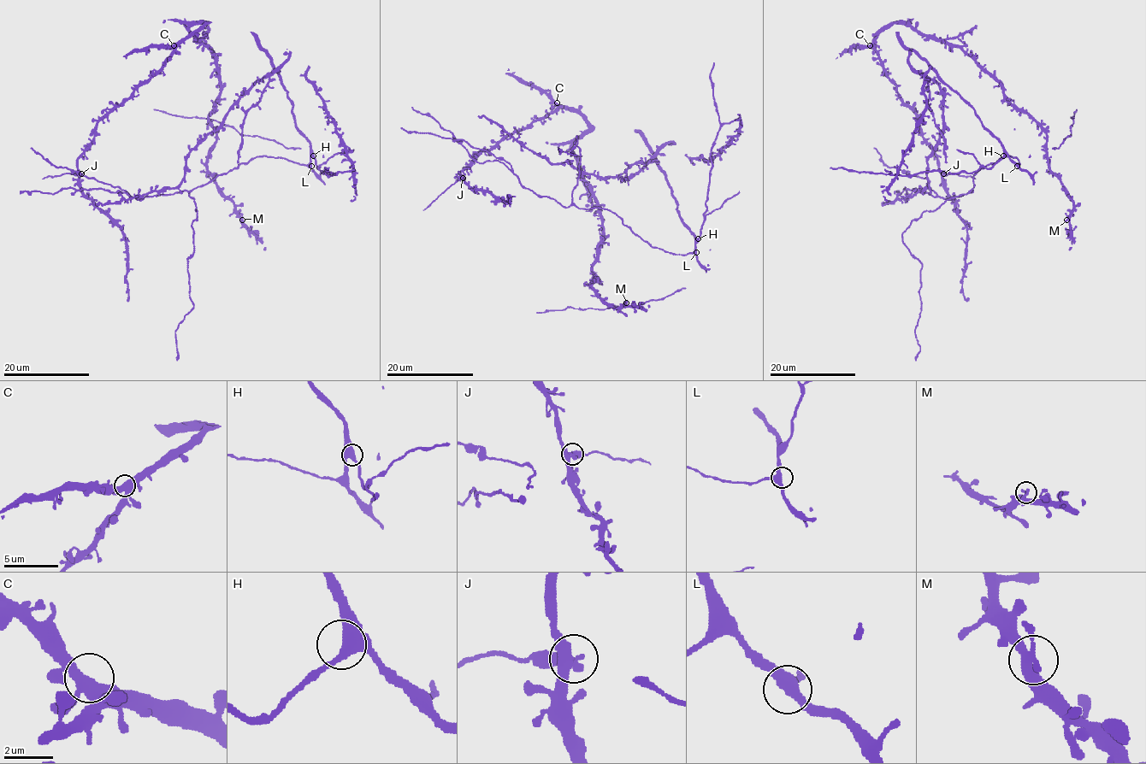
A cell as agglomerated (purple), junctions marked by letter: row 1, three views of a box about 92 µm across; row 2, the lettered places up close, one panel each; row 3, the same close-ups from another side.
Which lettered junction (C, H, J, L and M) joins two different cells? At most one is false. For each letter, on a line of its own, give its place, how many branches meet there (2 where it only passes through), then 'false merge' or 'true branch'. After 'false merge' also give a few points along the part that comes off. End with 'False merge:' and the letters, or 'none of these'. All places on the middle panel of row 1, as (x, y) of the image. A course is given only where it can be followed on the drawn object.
C: at (557, 102); 3 branches meet; true branch
H: at (698, 238); 3 branches meet; true branch
J: at (463, 178); 3 branches meet; false merge; foreign part runs (462, 178), (423, 210)
L: at (696, 252); 3 branches meet; true branch
M: at (626, 302); 3 branches meet; true branch
False merge: J

